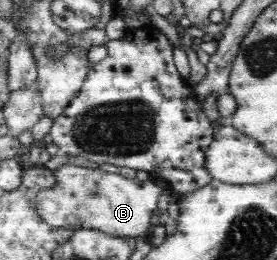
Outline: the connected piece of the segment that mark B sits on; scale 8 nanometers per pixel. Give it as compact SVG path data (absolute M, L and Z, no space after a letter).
M63 164L53 170L55 185L37 194L37 212L45 224L56 228L93 228L112 236L140 240L149 238L152 215L158 198L168 186L156 185L154 180L141 181L121 174L73 164Z

